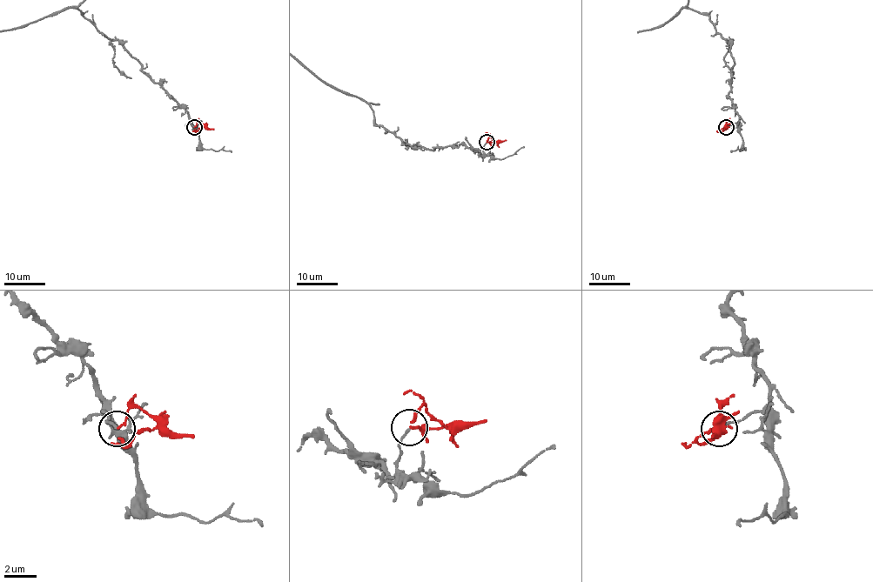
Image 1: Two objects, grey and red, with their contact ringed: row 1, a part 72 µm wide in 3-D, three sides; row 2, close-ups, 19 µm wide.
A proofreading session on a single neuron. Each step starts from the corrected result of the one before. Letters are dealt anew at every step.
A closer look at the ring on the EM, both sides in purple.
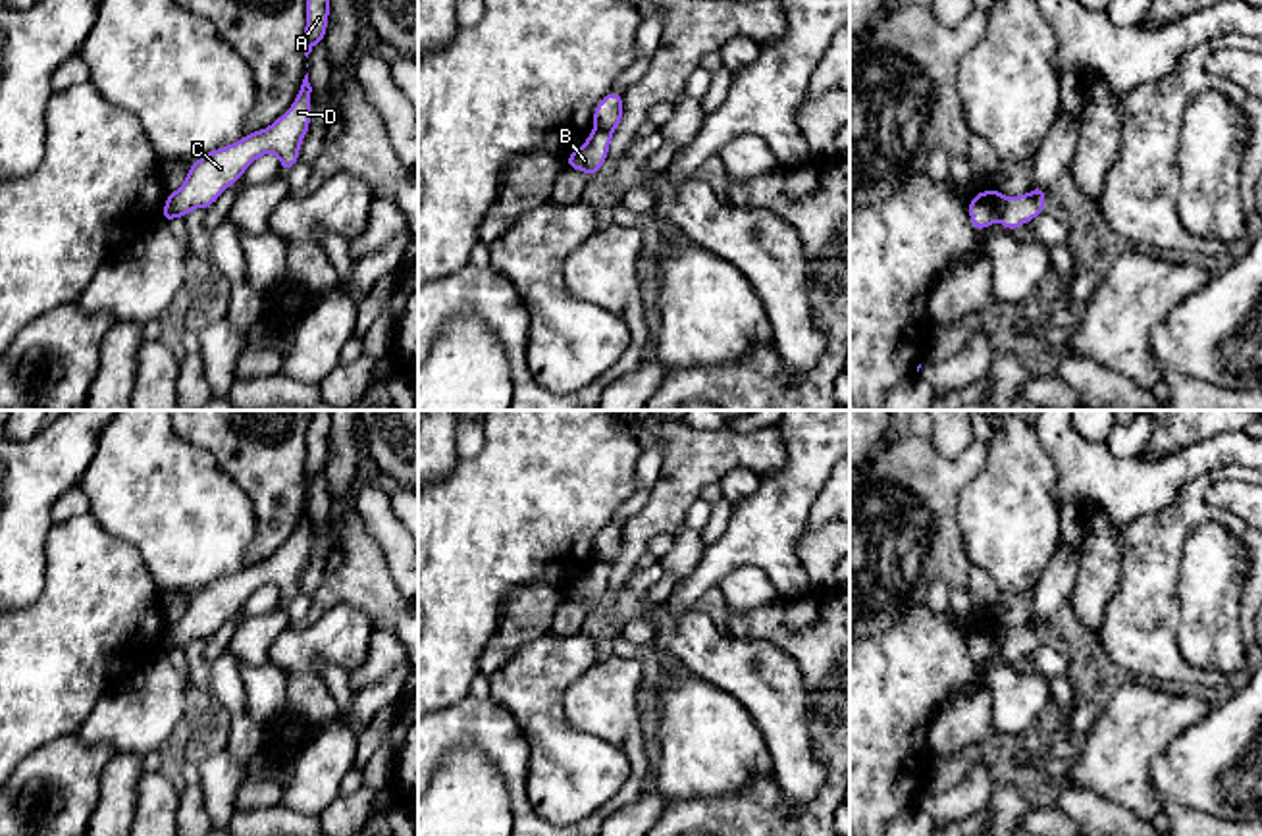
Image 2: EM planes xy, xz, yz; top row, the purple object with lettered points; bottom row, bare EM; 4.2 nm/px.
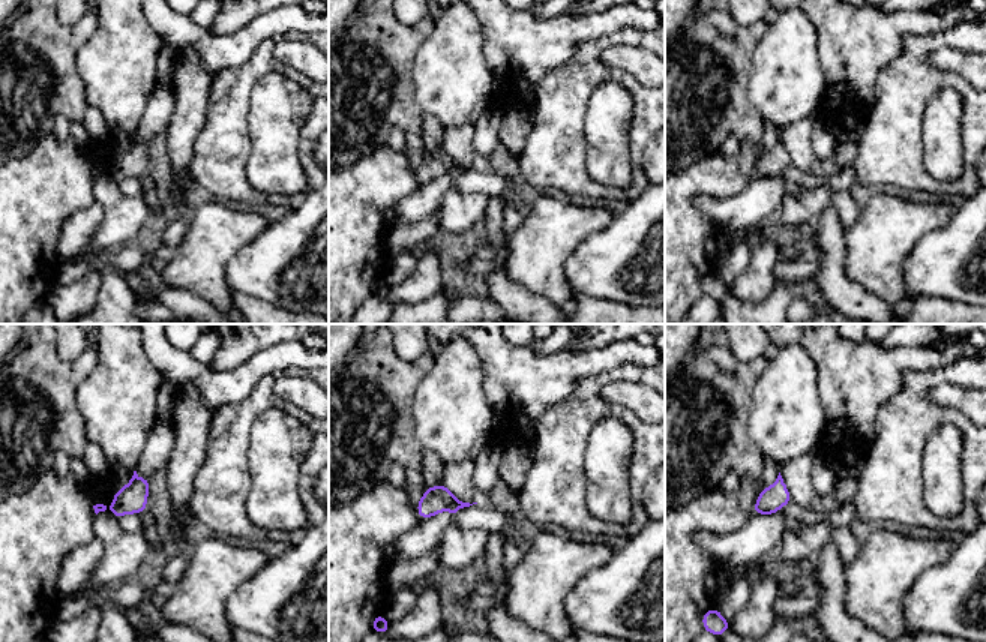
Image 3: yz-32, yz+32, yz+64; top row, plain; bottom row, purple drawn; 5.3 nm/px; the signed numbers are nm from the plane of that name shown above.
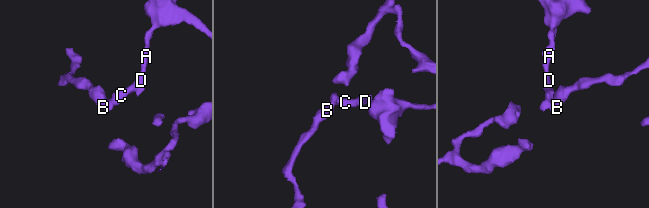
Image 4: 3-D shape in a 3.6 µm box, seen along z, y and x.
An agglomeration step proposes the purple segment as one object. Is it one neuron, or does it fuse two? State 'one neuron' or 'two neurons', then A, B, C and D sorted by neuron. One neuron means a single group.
two neurons; A C D / B

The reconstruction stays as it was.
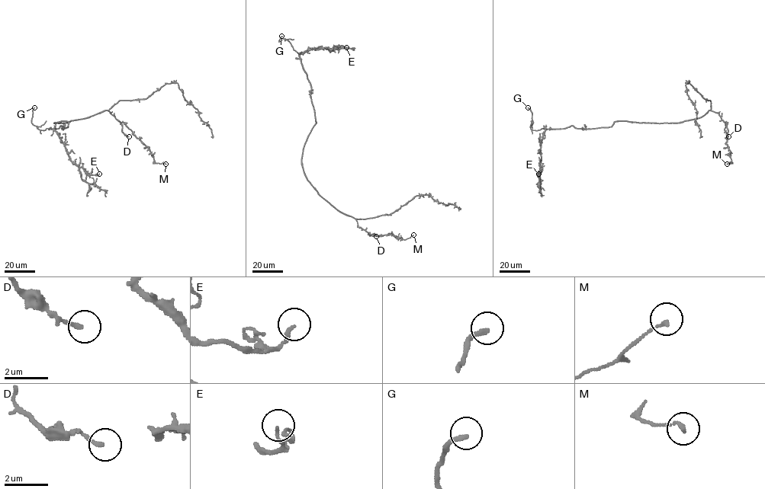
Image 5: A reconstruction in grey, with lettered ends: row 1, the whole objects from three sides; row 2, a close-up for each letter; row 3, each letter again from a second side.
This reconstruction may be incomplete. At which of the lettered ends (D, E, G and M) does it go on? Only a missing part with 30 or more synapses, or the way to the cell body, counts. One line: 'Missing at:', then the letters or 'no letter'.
Missing at: G

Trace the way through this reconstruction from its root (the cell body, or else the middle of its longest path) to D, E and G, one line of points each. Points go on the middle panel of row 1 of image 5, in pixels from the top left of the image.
D: (305, 175), (321, 196), (339, 211), (353, 217), (358, 227), (376, 236)
E: (305, 175), (301, 162), (303, 149), (316, 119), (311, 84), (300, 55), (311, 49), (346, 47)
G: (305, 175), (301, 162), (303, 149), (316, 123), (311, 84), (300, 55), (286, 39), (278, 41), (281, 36)

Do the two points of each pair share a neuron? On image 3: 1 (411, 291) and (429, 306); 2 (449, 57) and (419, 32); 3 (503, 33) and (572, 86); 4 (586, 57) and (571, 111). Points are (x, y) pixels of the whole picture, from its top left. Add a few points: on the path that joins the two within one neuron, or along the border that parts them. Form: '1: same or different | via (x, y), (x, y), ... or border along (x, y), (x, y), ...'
1: different | border along (441, 285), (434, 294), (417, 303), (392, 303)
2: different | border along (435, 20), (432, 32), (416, 53), (413, 69)
3: different | border along (578, 45), (577, 53), (550, 69), (535, 90)
4: same | via (586, 71), (571, 86), (571, 98)

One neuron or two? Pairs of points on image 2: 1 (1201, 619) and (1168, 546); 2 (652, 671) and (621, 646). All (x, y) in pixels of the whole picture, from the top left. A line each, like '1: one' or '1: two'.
1: two
2: one

